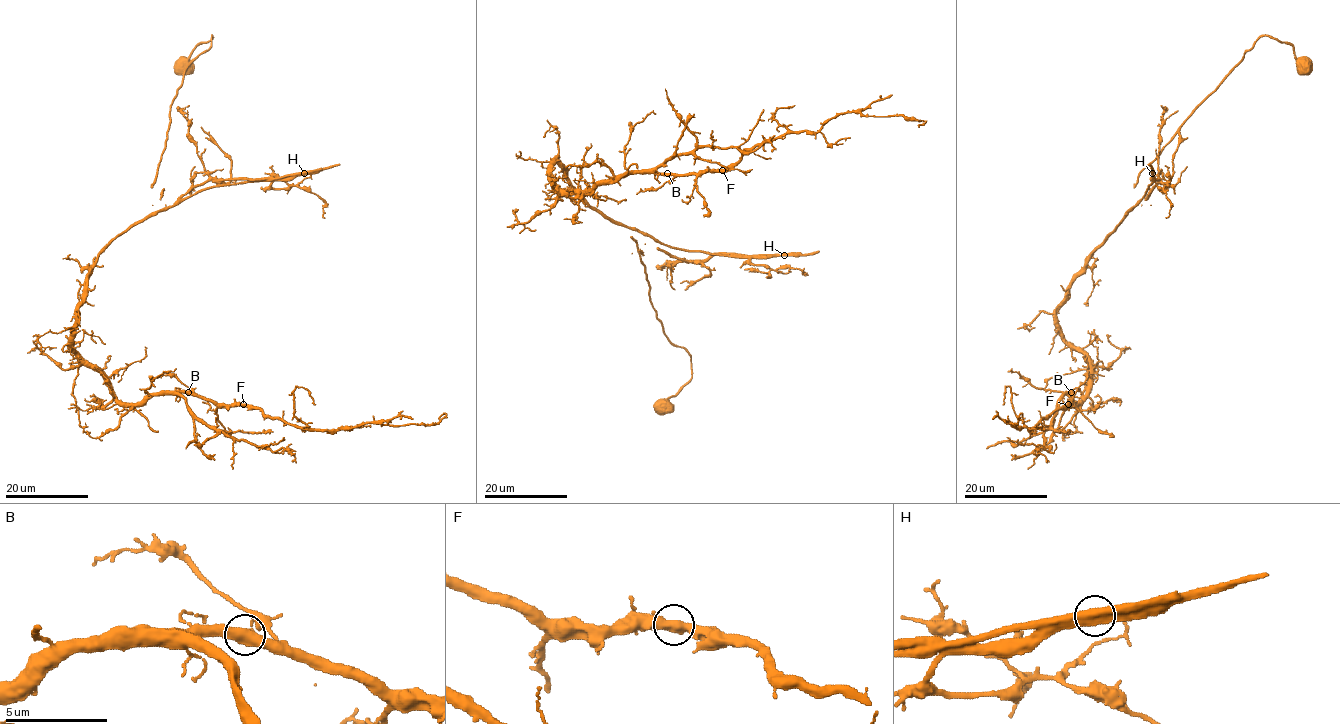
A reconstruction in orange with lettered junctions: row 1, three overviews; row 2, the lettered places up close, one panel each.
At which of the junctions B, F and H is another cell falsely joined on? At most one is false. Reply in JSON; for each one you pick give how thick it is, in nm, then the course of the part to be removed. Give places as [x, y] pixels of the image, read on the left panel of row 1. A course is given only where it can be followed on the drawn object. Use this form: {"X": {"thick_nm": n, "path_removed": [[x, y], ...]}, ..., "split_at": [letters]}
{"split_at": []}

